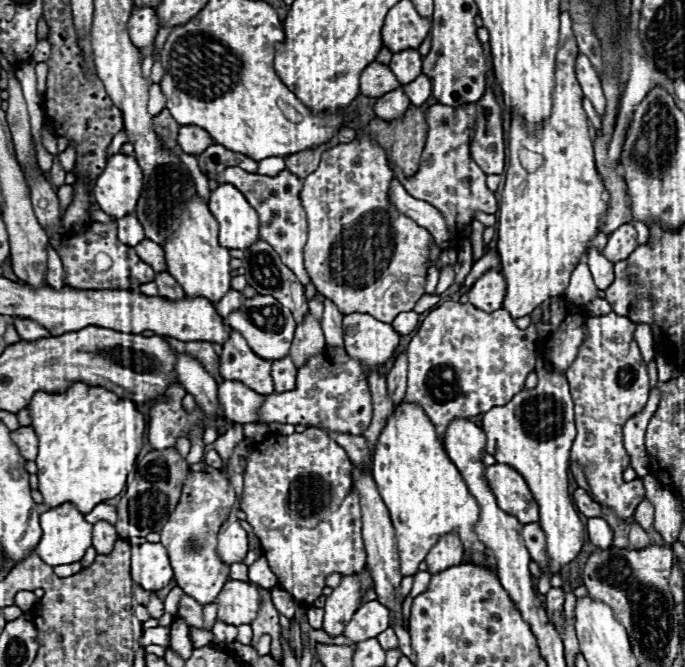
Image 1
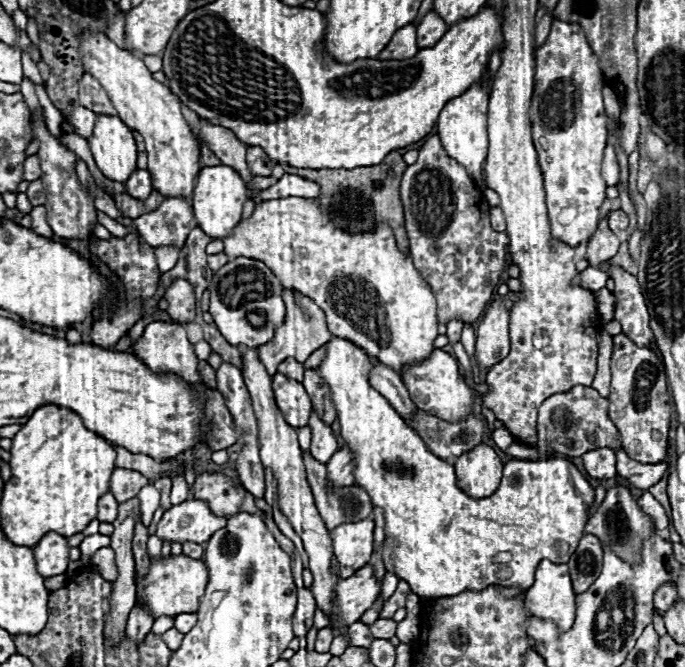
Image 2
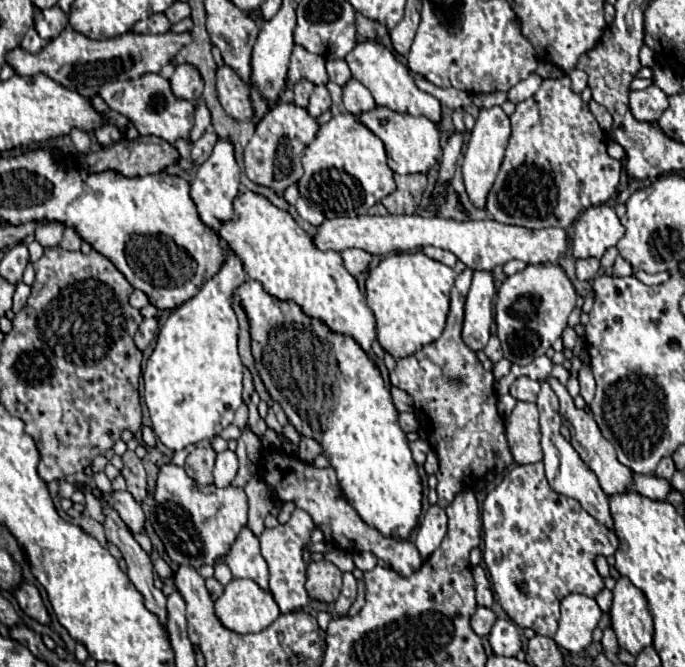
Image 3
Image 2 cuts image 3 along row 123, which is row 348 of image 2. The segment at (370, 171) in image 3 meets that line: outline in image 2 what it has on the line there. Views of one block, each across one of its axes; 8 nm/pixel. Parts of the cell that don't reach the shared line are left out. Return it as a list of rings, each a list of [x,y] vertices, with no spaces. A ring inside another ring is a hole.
[[[332,336],[326,344],[326,358],[318,368],[332,392],[340,420],[340,436],[354,452],[356,484],[370,494],[374,506],[384,510],[384,534],[398,542],[394,550],[396,574],[410,584],[414,594],[420,598],[440,598],[454,596],[466,588],[482,590],[490,584],[518,586],[526,590],[534,582],[534,572],[540,560],[558,564],[568,562],[582,538],[586,512],[594,502],[594,488],[568,458],[554,456],[550,460],[536,462],[510,460],[508,470],[504,470],[502,484],[492,496],[480,500],[468,498],[456,486],[454,466],[434,456],[422,438],[408,428],[404,418],[386,402],[386,398],[368,384],[372,358],[362,348],[350,344],[350,340]]]

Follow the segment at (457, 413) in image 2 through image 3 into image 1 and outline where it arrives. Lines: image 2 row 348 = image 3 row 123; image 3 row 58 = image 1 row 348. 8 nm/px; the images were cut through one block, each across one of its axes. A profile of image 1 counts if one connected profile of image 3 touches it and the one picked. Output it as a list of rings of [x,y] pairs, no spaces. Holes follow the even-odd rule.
[[[370,314],[344,316],[344,344],[352,360],[358,360],[366,370],[380,370],[396,356],[400,334],[388,322],[374,320]]]

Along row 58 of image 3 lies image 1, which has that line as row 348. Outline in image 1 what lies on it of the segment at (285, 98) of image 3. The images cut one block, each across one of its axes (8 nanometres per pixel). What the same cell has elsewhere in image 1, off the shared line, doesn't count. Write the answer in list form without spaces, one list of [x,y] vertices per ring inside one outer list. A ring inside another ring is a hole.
[[[308,314],[302,324],[296,326],[296,336],[290,348],[290,356],[296,364],[296,368],[302,368],[310,356],[316,356],[324,348],[324,336],[318,320]]]

